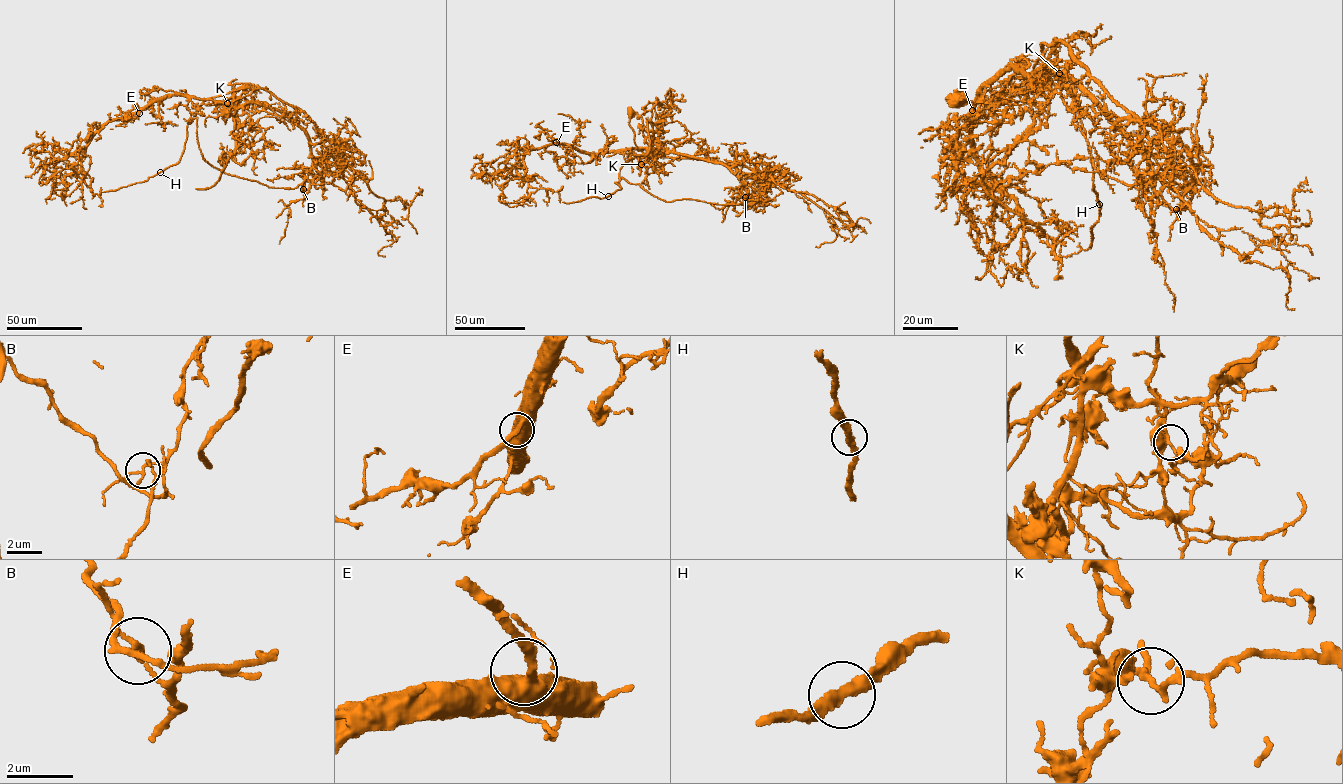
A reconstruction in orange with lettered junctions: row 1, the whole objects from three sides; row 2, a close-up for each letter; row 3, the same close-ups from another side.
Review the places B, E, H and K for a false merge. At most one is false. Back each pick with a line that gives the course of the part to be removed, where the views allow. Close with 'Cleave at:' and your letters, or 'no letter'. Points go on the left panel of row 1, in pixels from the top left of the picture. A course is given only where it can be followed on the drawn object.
B: (302, 189), (309, 168), (317, 177), (293, 188), (211, 166), (197, 117), (177, 163), (102, 192)
Cleave at: B

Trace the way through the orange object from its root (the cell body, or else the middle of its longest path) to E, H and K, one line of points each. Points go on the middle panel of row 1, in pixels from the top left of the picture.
E: (632, 113), (629, 125), (638, 149), (590, 153), (556, 142)
H: (632, 113), (629, 125), (637, 149), (658, 153), (647, 152), (627, 161), (616, 182), (621, 189), (608, 196)
K: (632, 113), (629, 125), (634, 133), (634, 143), (637, 149), (646, 149), (639, 156), (641, 164)

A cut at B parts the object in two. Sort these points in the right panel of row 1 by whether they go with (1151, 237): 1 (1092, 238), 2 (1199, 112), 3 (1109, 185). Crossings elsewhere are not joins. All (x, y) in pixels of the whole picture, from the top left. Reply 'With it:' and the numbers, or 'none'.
With it: 3

